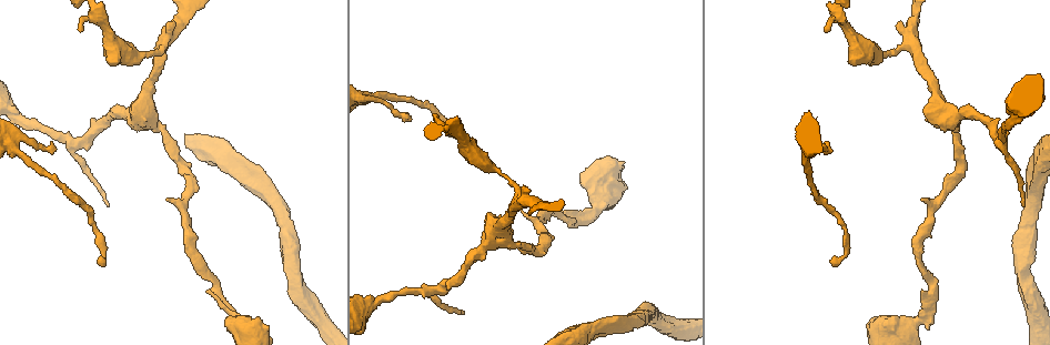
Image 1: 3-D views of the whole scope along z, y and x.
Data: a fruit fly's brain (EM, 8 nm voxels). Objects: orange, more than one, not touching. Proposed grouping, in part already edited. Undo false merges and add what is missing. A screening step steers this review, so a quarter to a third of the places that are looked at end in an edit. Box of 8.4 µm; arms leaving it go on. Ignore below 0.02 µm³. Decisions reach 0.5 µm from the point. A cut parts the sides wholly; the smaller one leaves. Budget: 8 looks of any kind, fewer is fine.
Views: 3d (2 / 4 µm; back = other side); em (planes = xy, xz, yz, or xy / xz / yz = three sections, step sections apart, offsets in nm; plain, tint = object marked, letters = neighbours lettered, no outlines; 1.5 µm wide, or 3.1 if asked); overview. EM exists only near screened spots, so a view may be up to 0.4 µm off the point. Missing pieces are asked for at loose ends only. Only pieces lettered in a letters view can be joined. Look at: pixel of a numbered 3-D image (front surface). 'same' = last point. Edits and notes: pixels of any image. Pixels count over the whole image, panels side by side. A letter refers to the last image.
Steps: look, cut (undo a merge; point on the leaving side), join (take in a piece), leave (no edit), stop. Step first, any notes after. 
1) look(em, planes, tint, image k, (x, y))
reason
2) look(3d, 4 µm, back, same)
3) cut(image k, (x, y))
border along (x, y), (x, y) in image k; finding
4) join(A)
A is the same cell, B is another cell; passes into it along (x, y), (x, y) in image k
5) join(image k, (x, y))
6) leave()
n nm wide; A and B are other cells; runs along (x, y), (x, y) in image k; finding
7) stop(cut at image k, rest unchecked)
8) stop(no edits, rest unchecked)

look(3d, 2 µm, image 1, (1022, 204))
thin end

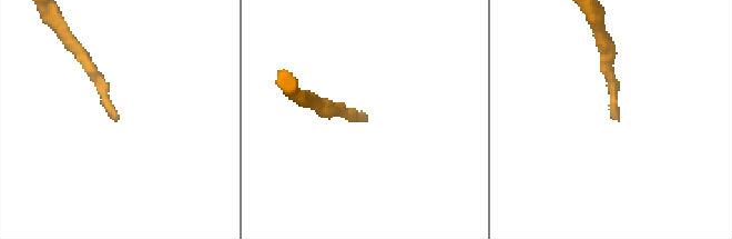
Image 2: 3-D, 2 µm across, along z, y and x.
look(em, xy, step 4, tint, image 2, (365, 117))
now the EM

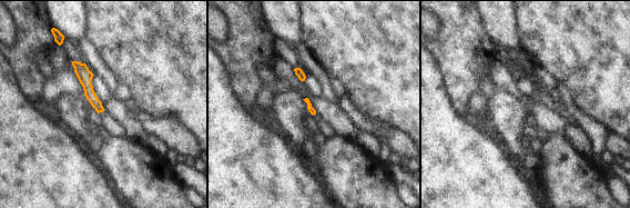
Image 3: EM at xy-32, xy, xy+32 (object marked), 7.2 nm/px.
look(em, yz, step 8, letters, same)

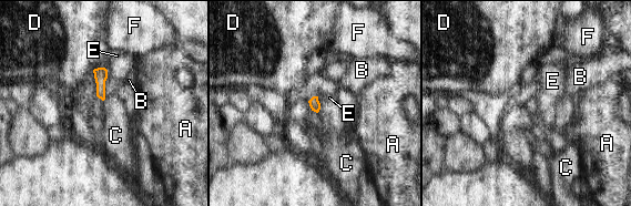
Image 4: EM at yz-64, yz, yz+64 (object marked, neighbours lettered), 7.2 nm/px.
leave()
A, B, C, D, E and F are other cells; border along (317, 95), (307, 101) in image 4; no lettered piece goes on from it

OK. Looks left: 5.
look(3d, 2 µm, image 1, (164, 45))
sharp bend

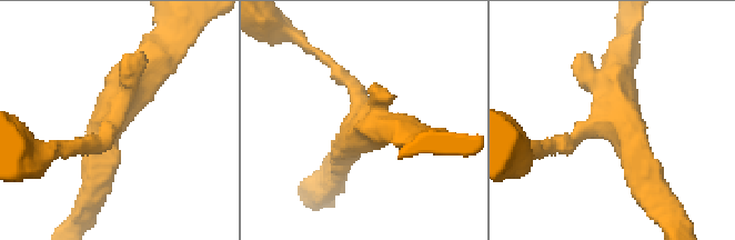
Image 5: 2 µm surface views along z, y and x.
look(em, xy, step 4, tint, image 5, (359, 134))
3 arms; need the tissue

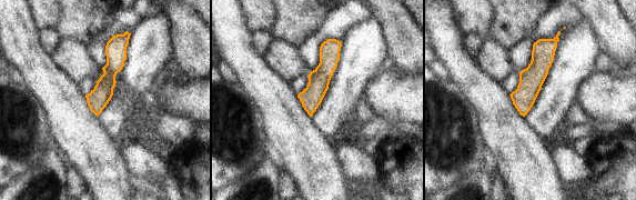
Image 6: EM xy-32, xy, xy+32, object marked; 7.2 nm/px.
look(em, planes, letters, same)
another direction

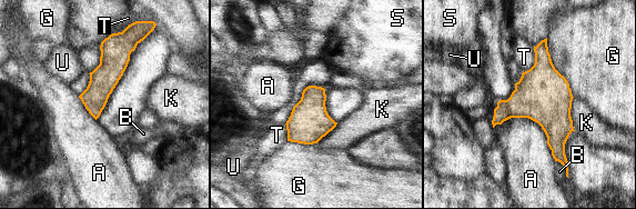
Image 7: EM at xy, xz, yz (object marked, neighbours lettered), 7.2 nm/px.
leave()
190 nm wide; A, B, G, K, S, T and U are other cells; border along (573, 97), (571, 119), (575, 130) in image 7; continuous, no second neuron

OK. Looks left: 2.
look(3d, 4 µm, image 1, (79, 29))

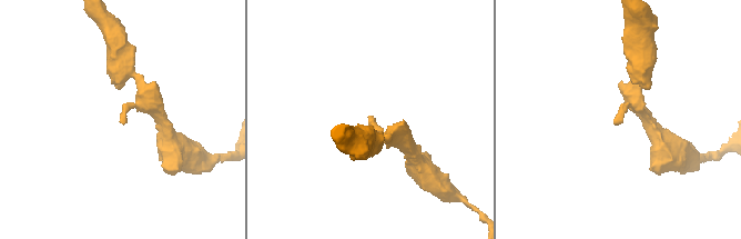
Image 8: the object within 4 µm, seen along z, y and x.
look(em, planes, letters, image 8, (124, 120))

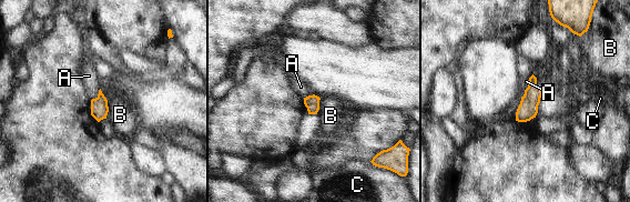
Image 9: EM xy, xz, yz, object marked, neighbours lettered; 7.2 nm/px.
leave()
B touches over 140 nm; A, B and C are other cells; none of them fits

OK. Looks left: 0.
stop(no edits, rest unchecked)

